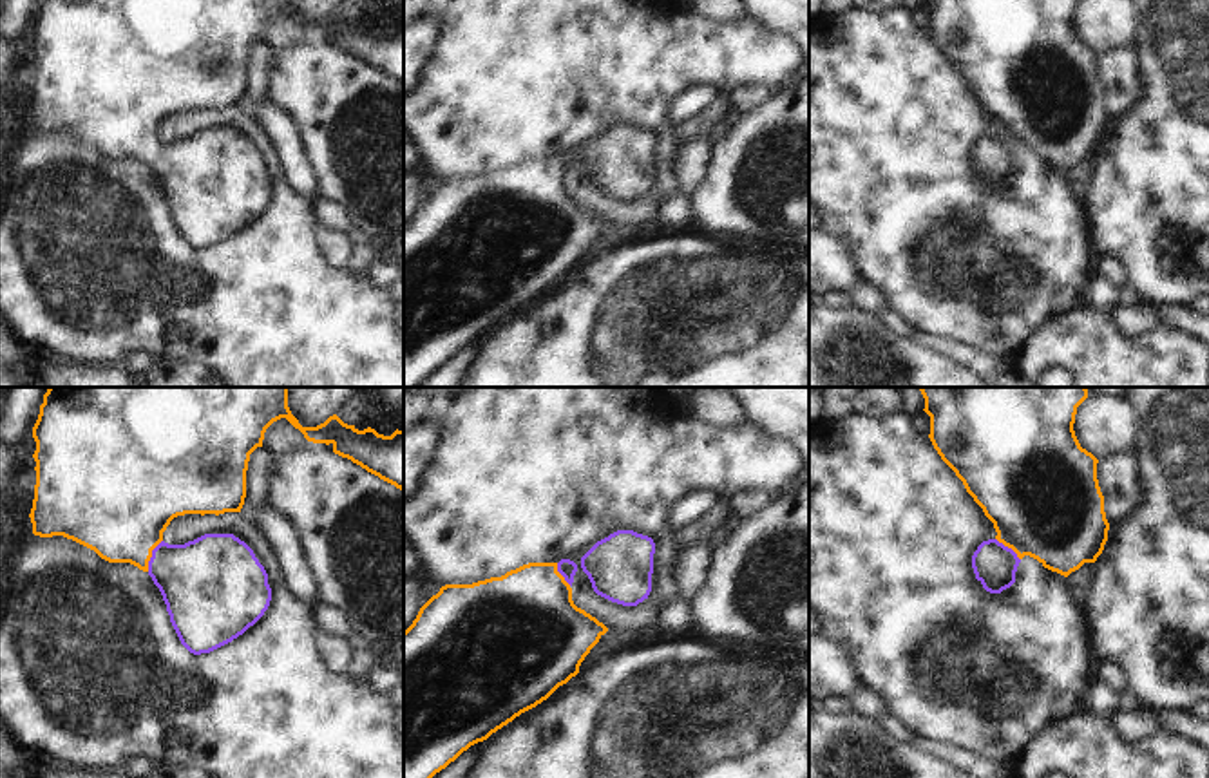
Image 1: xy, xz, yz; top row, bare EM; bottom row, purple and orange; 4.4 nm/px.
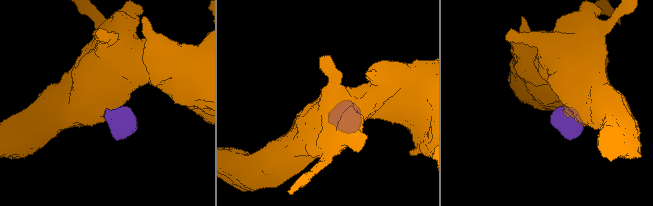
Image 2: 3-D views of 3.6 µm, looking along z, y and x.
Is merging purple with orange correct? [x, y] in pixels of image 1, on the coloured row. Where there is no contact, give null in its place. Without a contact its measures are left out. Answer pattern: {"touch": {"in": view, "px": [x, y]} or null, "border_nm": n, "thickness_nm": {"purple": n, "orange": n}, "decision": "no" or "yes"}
{"touch": {"in": "xy", "px": [152, 556]}, "border_nm": 160, "thickness_nm": {"purple": 380, "orange": 420}, "decision": "yes"}

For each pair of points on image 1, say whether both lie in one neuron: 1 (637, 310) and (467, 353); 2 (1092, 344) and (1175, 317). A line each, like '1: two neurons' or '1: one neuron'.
1: two neurons
2: two neurons

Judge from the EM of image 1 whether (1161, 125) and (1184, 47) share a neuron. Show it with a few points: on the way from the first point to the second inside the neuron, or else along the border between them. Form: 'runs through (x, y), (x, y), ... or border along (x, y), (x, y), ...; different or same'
runs through (1180, 105), (1184, 102), (1184, 67); same

